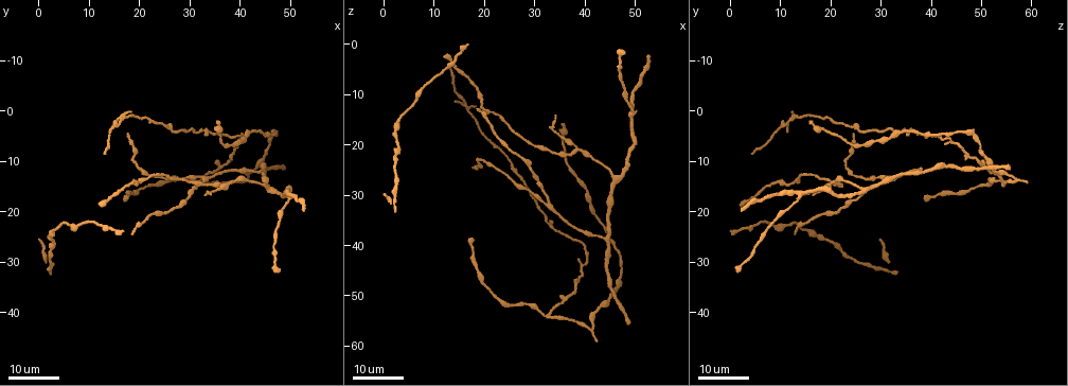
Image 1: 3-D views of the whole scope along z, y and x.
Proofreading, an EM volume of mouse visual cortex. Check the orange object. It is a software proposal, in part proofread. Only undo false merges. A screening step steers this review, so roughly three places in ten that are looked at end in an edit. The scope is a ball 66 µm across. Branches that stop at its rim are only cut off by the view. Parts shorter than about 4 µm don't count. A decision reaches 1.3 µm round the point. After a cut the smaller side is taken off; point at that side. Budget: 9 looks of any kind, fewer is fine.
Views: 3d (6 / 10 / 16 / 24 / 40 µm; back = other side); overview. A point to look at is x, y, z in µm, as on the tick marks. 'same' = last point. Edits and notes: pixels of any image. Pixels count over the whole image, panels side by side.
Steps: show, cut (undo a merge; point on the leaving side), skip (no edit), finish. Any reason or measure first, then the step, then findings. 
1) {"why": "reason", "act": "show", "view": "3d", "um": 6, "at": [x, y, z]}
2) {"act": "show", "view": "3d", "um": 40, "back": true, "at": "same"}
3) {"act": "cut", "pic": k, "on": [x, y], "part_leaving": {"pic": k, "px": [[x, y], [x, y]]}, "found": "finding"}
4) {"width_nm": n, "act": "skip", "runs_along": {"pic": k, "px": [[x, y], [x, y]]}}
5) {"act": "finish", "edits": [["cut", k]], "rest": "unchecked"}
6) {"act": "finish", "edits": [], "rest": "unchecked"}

{"why": "a fork", "act": "show", "view": "3d", "um": 24, "at": [38.5, 14.0, 20.5]}

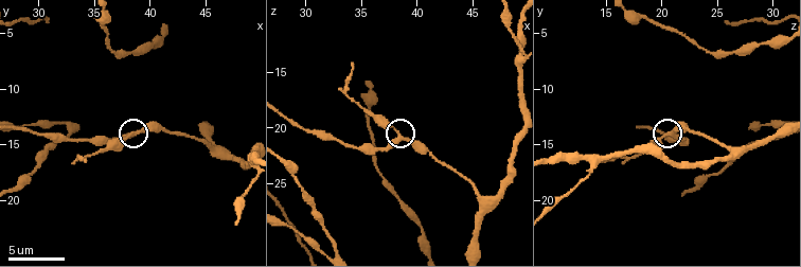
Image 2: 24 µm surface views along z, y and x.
{"act": "show", "view": "3d", "um": 6, "at": [38.4, 14.2, 20.8]}

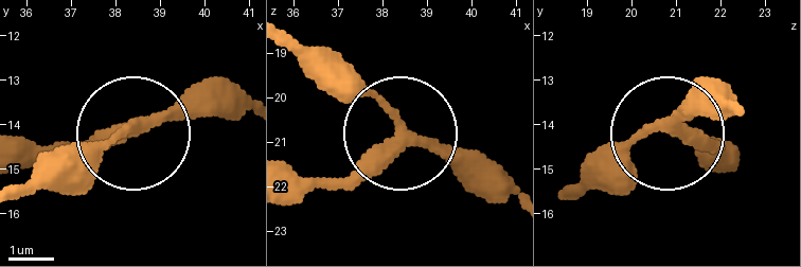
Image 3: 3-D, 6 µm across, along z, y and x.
{"side_arm_um": 10, "act": "skip", "runs_along": {"pic": 3, "px": [[514, 191], [457, 176], [324, 54]]}, "found": "all the same cell"}

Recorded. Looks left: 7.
{"why": "a fork", "act": "show", "view": "3d", "um": 24, "at": [46.5, 11.0, 51.0]}

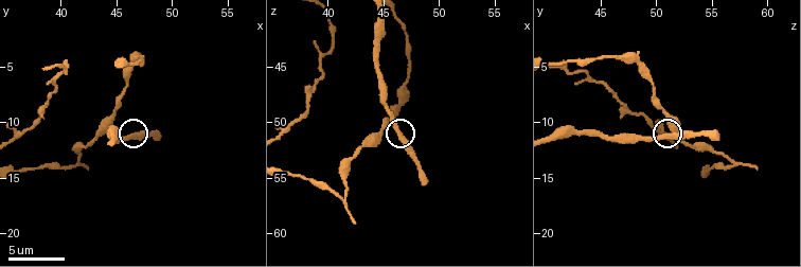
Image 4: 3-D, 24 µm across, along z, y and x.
{"why": "zoom in", "act": "show", "view": "3d", "um": 6, "at": [46.4, 11.2, 51.0]}

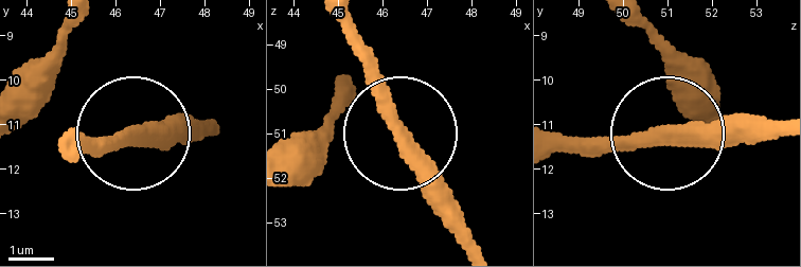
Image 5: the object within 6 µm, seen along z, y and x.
{"side_arm_um": 6, "arms": 3, "act": "skip", "found": "continuous, no second cell"}

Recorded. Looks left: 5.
{"why": "three arms meet", "act": "show", "view": "3d", "um": 24, "at": [32.0, 13.5, 54.0]}

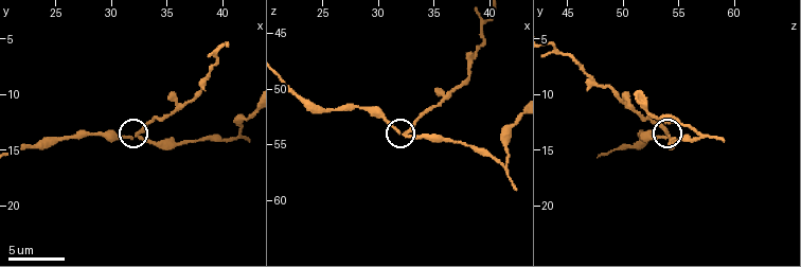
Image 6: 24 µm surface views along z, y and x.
{"act": "show", "view": "3d", "um": 6, "at": [32.4, 13.8, 54.2]}

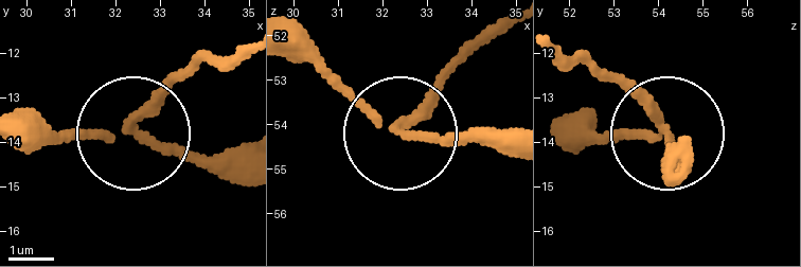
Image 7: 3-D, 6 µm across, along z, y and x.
{"width_nm": 170, "act": "cut", "pic": 7, "on": [170, 74], "part_leaving": {"pic": 7, "px": [[138, 117], [195, 64], [241, 56]]}, "found": "two cells meet here"}

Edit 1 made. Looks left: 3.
{"why": "small branch off a trunk", "act": "show", "view": "3d", "um": 16, "at": [33.0, 13.0, 31.5]}

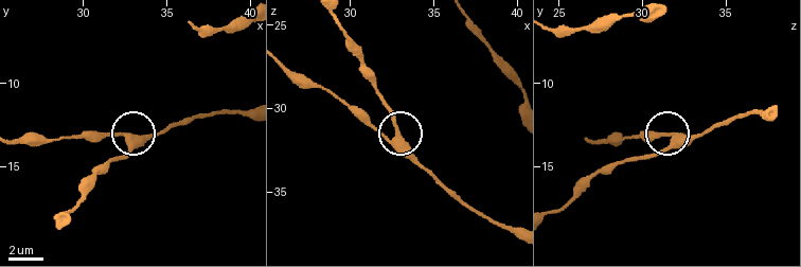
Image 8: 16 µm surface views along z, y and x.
{"act": "show", "view": "3d", "um": 10, "at": [32.7, 13.6, 32.0]}

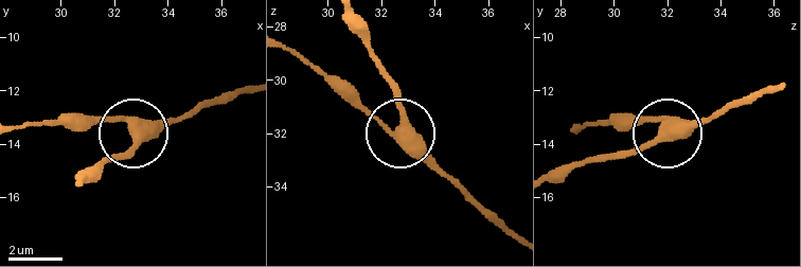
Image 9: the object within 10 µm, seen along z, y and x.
{"arms": 3, "act": "skip", "runs_along": {"pic": 9, "px": [[511, 237], [342, 81]]}, "found": "one cell here"}

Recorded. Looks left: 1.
{"act": "show", "view": "3d", "um": 10, "at": [45.8, 15.8, 26.2]}

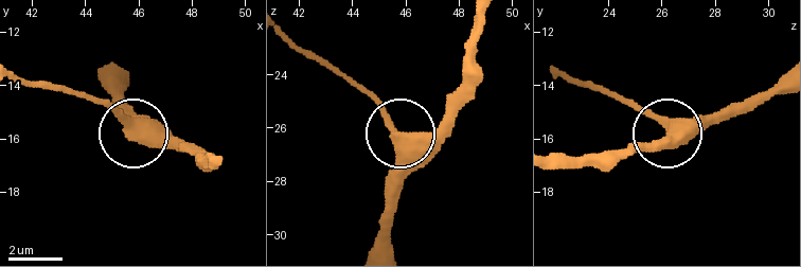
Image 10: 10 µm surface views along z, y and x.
{"act": "skip", "runs_along": {"pic": 10, "px": [[373, 247], [396, 138], [434, 128], [474, 92]]}, "found": "one cell here"}

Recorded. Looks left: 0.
{"act": "finish", "edits": [["cut", 7]], "rest": "unchecked"}

